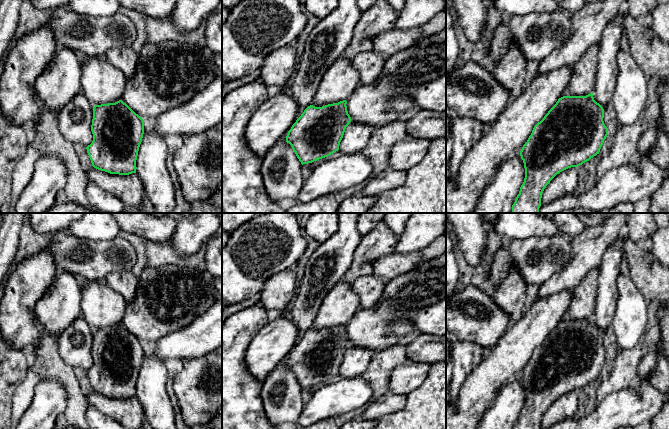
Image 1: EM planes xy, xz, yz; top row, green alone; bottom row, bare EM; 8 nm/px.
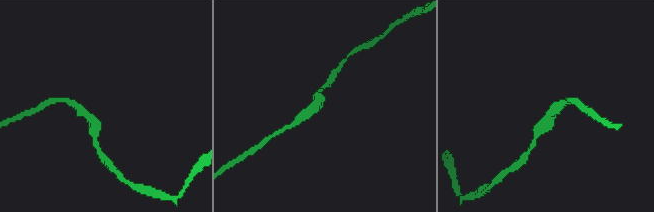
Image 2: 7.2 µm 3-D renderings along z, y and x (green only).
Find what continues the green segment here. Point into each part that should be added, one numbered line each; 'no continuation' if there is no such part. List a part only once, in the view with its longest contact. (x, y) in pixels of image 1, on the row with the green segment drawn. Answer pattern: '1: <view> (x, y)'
no continuation

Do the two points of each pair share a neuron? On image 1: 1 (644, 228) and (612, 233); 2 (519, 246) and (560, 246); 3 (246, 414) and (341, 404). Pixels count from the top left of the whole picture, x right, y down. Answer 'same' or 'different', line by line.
1: different
2: same
3: different

